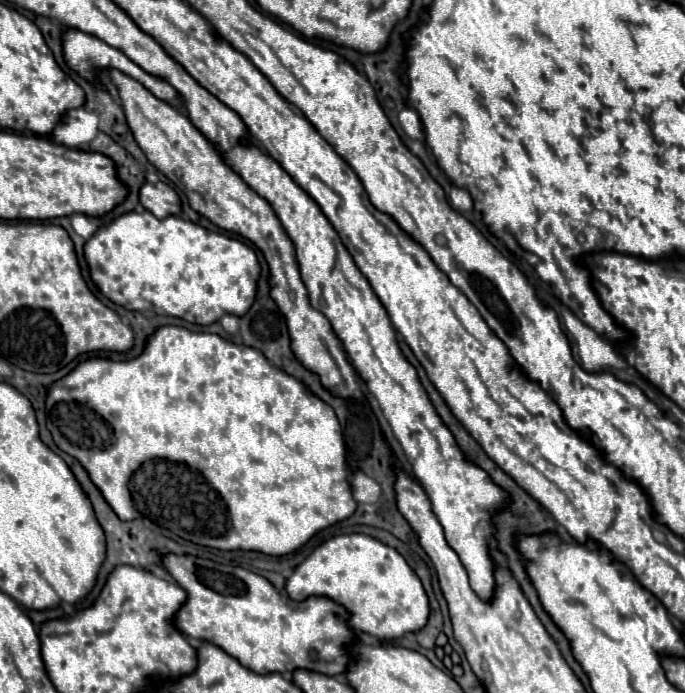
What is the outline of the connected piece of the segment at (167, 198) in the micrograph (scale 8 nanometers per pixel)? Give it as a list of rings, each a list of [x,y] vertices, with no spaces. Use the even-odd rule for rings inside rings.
[[[144,182],[138,192],[138,198],[140,198],[140,204],[158,218],[180,212],[178,194],[164,182],[156,182],[156,184]]]

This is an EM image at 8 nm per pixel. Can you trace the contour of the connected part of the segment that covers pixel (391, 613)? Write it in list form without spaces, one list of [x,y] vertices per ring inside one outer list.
[[[366,534],[334,536],[320,544],[286,580],[292,600],[326,596],[348,610],[348,626],[380,640],[394,640],[406,632],[420,630],[430,614],[428,596],[420,578],[406,560],[390,546]]]

